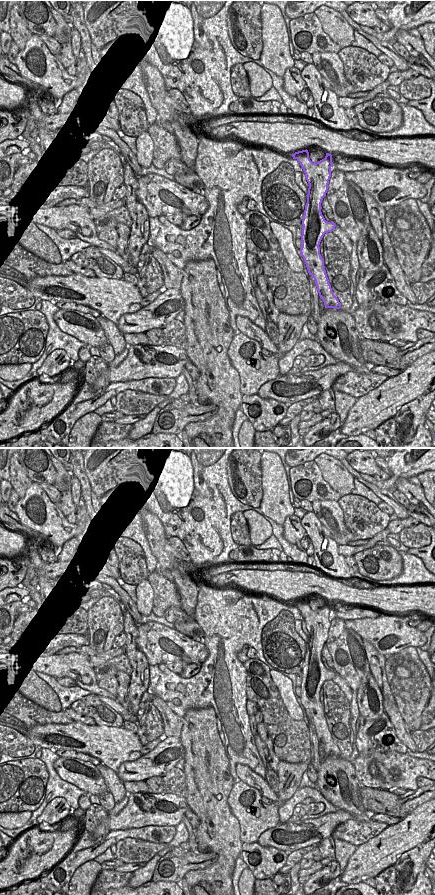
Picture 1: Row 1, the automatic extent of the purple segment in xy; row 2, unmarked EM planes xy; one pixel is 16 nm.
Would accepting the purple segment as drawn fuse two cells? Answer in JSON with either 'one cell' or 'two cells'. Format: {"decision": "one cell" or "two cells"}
{"decision": "one cell"}

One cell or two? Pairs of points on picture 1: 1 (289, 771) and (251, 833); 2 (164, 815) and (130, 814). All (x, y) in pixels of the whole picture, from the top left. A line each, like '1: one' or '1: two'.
1: one
2: one

